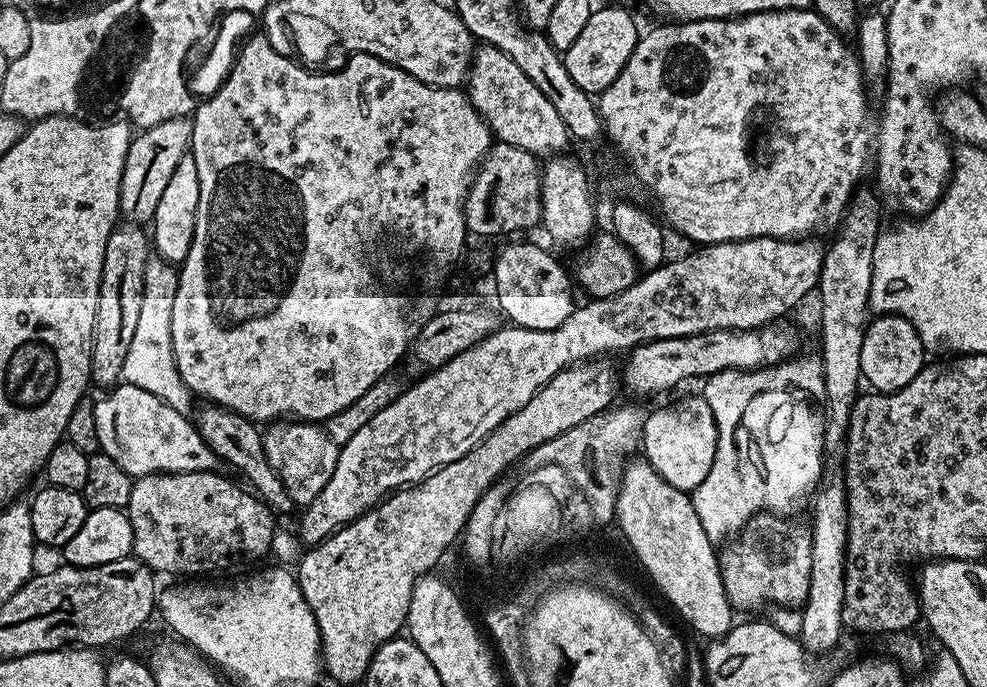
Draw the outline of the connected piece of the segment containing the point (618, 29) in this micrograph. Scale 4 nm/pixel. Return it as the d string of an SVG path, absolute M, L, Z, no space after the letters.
M597 7L590 14L590 22L586 22L582 34L578 34L574 46L562 53L570 78L574 78L574 82L578 82L580 89L586 93L604 92L610 86L610 82L618 78L630 54L634 54L634 46L641 35L641 29L636 29L635 18L626 9Z

